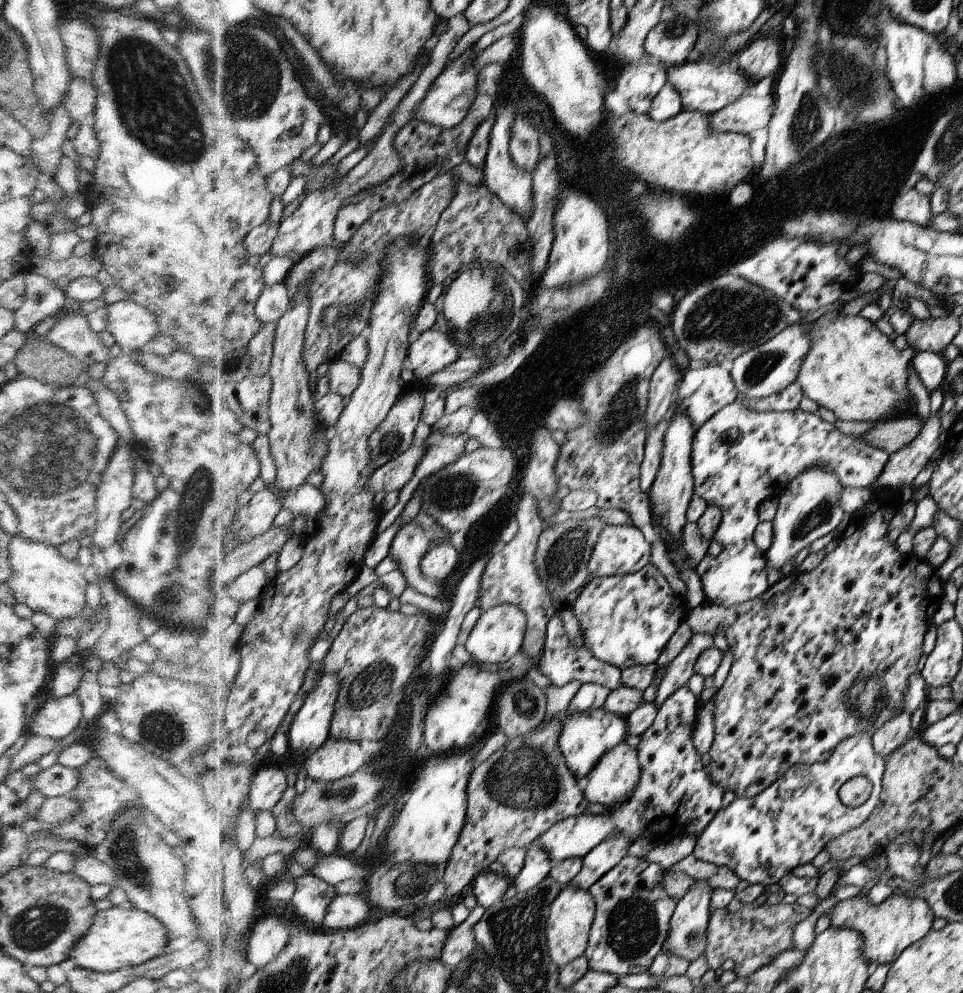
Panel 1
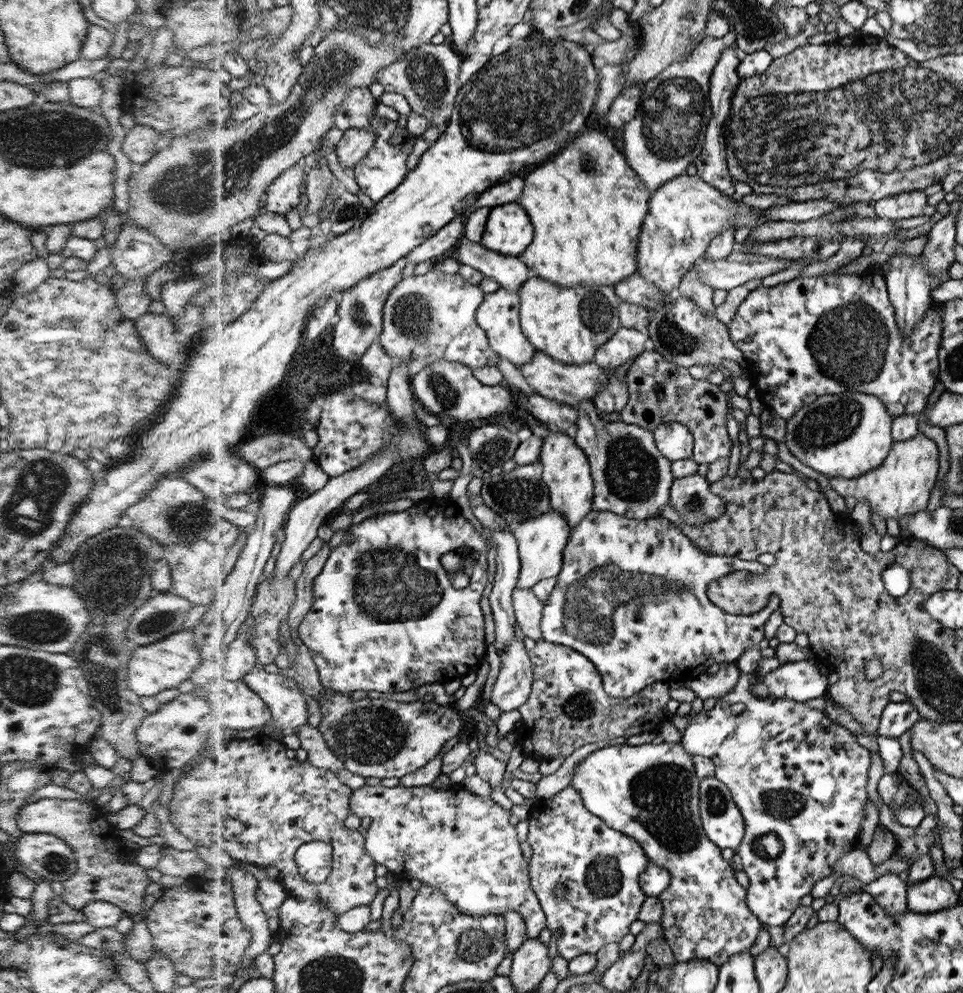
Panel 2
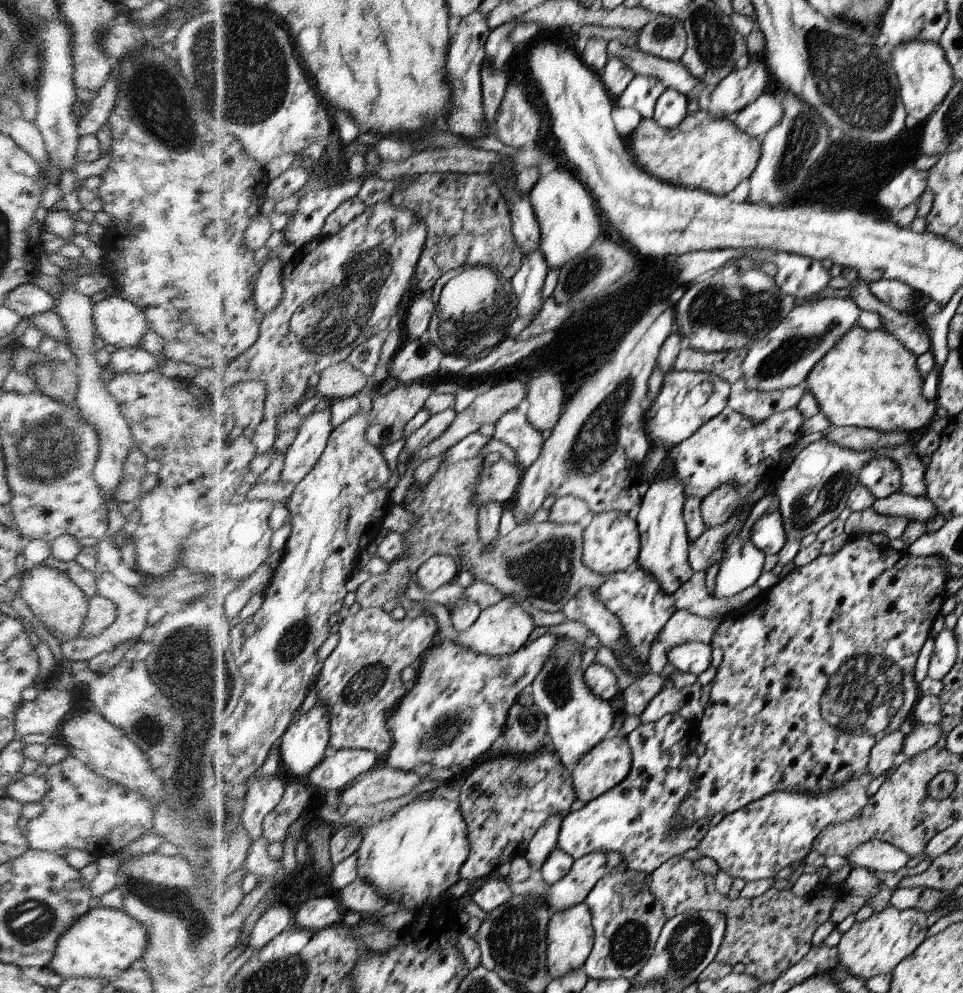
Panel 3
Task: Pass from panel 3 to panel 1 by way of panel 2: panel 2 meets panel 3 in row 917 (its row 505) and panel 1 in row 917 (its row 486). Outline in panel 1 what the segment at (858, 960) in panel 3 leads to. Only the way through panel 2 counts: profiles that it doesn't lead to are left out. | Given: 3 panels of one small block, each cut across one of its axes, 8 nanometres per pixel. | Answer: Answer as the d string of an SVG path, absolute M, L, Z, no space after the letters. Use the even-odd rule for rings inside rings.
M861 892L854 898L838 902L830 915L831 926L859 932L865 941L863 957L869 963L892 964L906 949L932 931L935 916L924 898L894 895L880 904L871 905L868 897L862 898L860 894Z

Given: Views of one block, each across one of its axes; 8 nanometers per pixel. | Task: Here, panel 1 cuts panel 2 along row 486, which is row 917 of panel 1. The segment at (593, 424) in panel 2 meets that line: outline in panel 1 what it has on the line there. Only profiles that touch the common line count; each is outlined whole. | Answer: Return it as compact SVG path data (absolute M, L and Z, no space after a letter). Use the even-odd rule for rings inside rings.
M625 856L604 877L594 883L589 892L596 900L596 918L593 920L589 936L589 948L585 952L590 971L612 973L616 976L640 974L653 966L658 954L662 951L662 943L669 932L669 922L676 910L677 903L670 898L664 887L660 885L666 870L657 863L648 863L641 857Z

